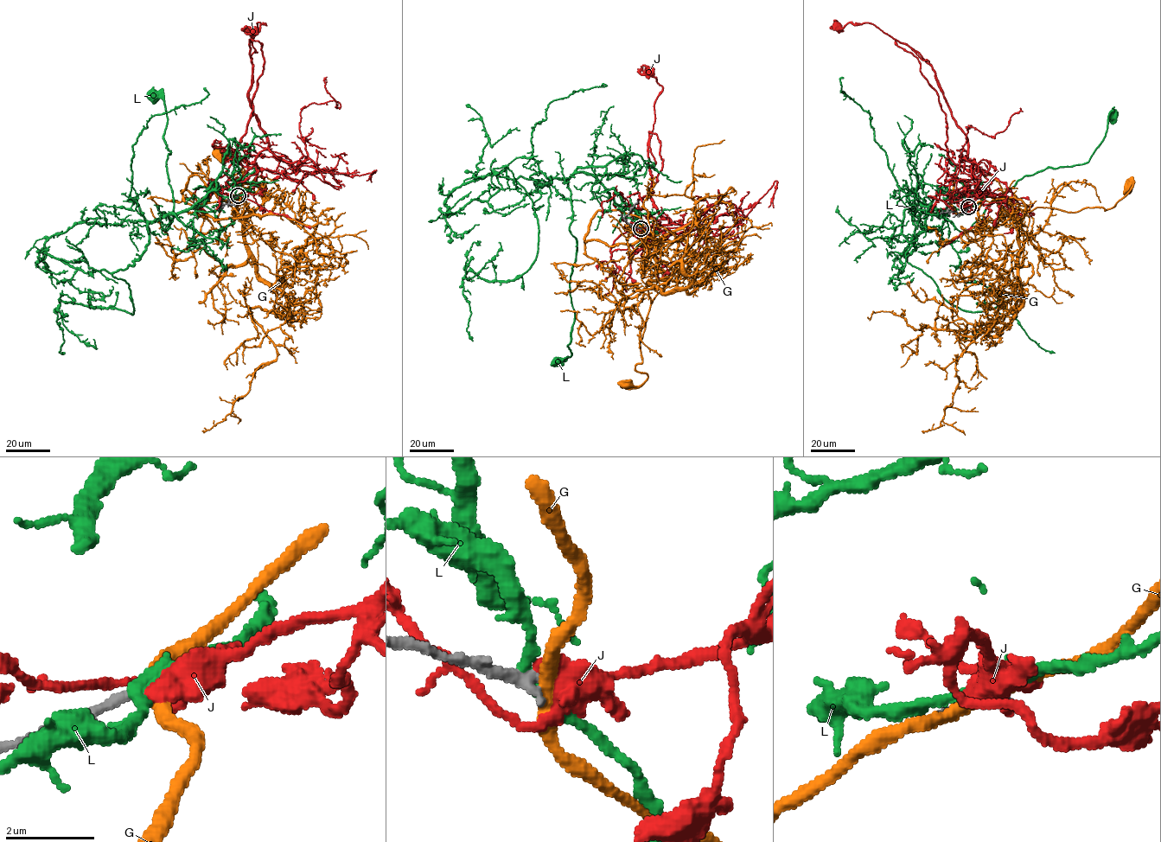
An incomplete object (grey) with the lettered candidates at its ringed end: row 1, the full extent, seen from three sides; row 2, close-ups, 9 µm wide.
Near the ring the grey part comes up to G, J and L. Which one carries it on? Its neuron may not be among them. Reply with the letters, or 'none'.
J

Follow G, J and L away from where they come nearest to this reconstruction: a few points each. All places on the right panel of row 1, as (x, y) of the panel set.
G: (969, 207), (979, 201), (1016, 198), (1023, 201), (1026, 213), (1036, 207), (1105, 210), (1123, 199), (1129, 187)
J: (968, 207), (967, 188), (977, 181), (966, 136), (952, 116), (933, 67), (872, 24), (849, 22), (837, 28)
L: (968, 207), (935, 214), (927, 207), (910, 207), (935, 213), (966, 231), (1025, 176), (1087, 162), (1113, 115)

